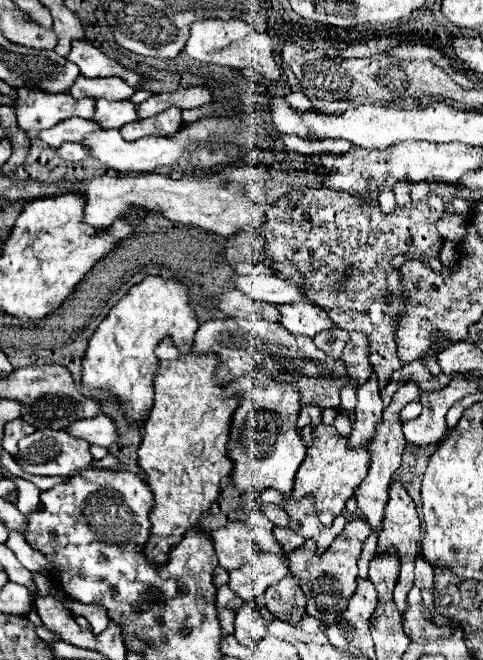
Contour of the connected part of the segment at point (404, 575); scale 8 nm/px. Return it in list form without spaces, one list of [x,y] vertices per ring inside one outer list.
[[[393,483],[391,491],[389,491],[389,501],[387,501],[387,507],[385,507],[385,519],[383,519],[383,525],[381,525],[381,531],[379,531],[377,555],[385,555],[389,551],[395,551],[399,555],[401,573],[397,577],[393,599],[395,599],[395,605],[397,605],[401,615],[405,615],[405,611],[407,611],[407,593],[413,587],[413,561],[417,557],[419,537],[421,537],[421,521],[417,517],[415,503],[411,501],[411,497],[407,495],[407,491],[403,489],[401,483]]]

